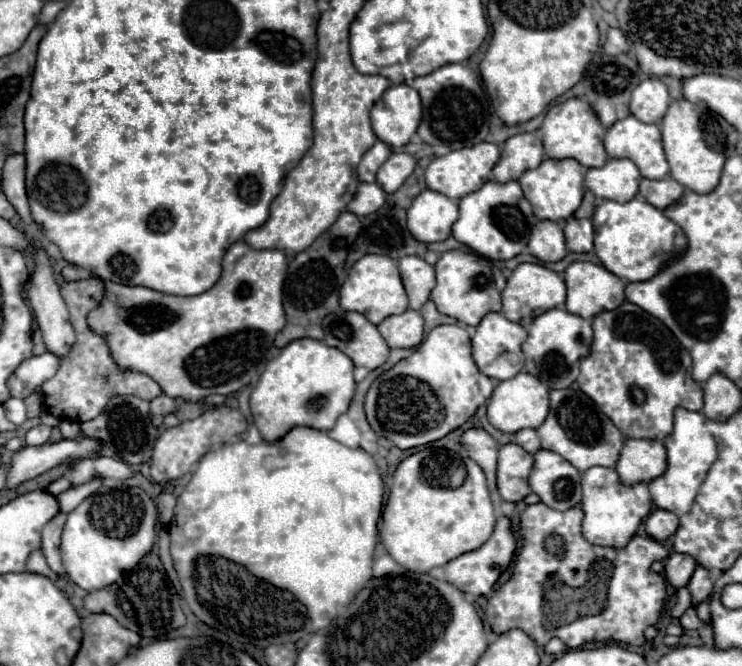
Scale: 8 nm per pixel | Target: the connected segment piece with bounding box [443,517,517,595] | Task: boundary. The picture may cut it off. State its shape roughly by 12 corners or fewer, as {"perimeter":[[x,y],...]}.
{"perimeter":[[507,517],[479,549],[449,561],[445,579],[473,595],[493,591],[517,541]]}

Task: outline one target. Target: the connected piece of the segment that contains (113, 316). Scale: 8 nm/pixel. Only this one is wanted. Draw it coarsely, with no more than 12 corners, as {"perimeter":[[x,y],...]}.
{"perimeter":[[237,241],[195,297],[107,281],[89,327],[169,397],[273,359],[287,253]]}

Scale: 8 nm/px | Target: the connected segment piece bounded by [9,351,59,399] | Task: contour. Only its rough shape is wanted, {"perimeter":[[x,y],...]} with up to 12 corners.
{"perimeter":[[49,351],[25,359],[9,379],[11,397],[27,397],[59,371]]}

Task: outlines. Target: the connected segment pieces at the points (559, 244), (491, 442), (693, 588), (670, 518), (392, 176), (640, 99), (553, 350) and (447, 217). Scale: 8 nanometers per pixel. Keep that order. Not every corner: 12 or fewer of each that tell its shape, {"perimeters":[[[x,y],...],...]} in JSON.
{"perimeters":[[[553,221],[533,227],[527,247],[539,261],[567,255],[563,229]],[[467,429],[461,445],[495,489],[497,441],[485,429]],[[697,567],[689,585],[697,607],[713,593],[713,579],[705,567]],[[655,509],[645,531],[667,541],[679,527],[677,515]],[[393,153],[377,171],[385,193],[395,193],[413,173],[417,159]],[[651,77],[631,95],[631,113],[643,123],[661,123],[671,97]],[[551,309],[531,323],[523,353],[541,383],[567,389],[589,355],[587,319]],[[431,189],[407,211],[421,243],[445,241],[457,201]]]}

